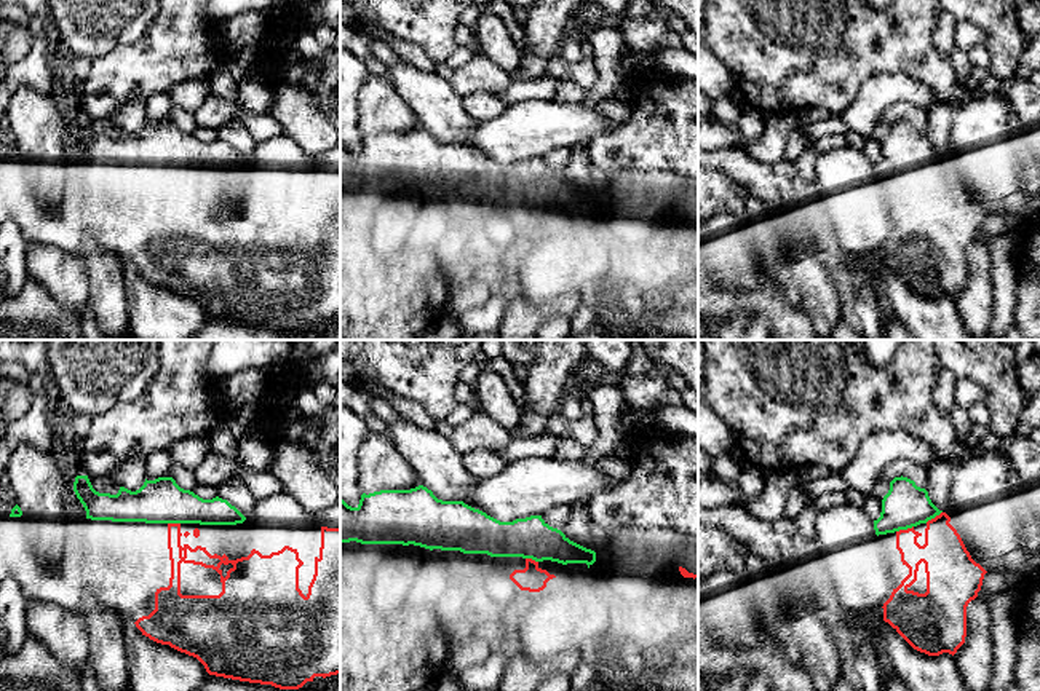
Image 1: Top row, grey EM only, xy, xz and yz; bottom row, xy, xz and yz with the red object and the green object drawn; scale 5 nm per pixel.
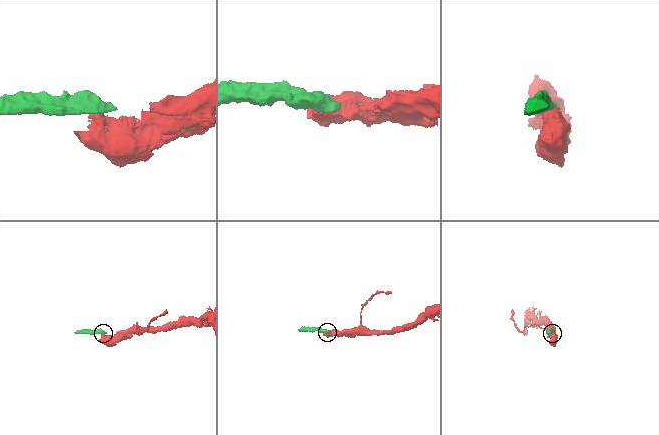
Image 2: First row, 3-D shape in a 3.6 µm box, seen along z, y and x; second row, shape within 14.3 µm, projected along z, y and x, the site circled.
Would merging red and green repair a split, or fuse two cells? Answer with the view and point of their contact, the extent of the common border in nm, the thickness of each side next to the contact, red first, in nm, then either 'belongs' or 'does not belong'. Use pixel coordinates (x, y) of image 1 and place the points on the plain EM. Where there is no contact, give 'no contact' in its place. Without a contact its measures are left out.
yz (905, 173) | 90 nm | 220/220 nm | belongs

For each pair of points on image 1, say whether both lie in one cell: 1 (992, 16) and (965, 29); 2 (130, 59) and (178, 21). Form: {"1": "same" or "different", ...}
{"1": "different", "2": "same"}

